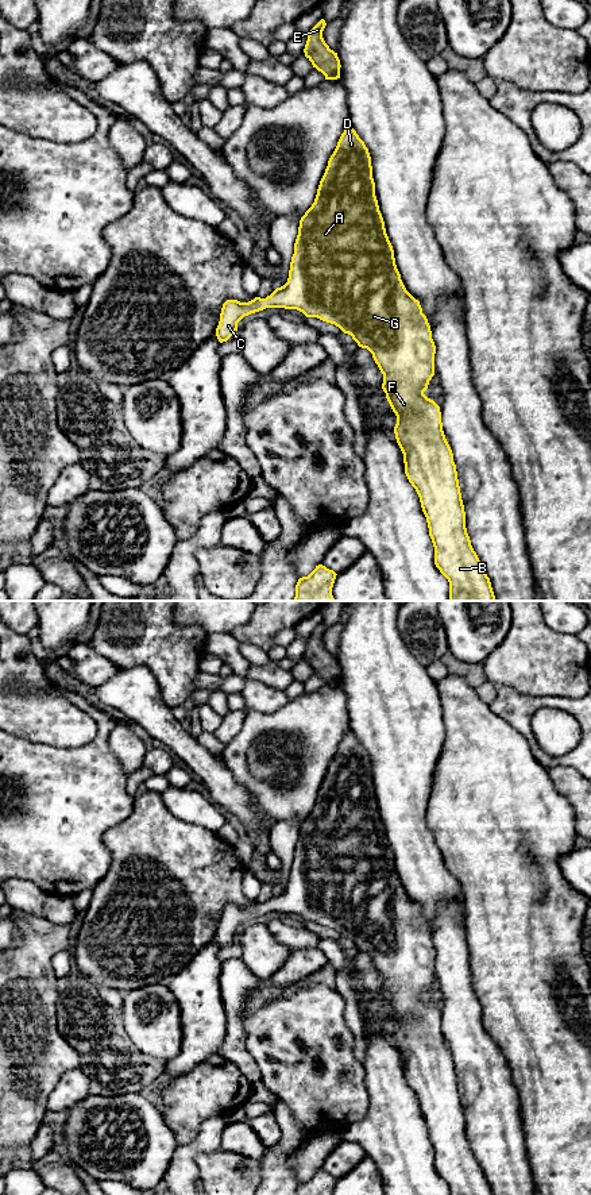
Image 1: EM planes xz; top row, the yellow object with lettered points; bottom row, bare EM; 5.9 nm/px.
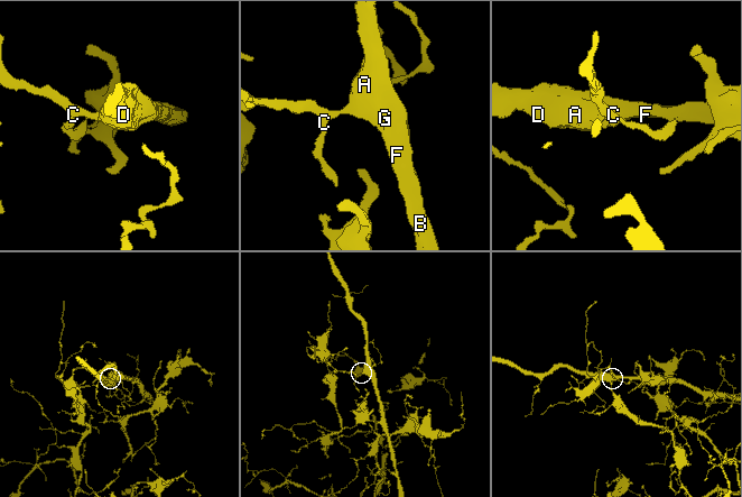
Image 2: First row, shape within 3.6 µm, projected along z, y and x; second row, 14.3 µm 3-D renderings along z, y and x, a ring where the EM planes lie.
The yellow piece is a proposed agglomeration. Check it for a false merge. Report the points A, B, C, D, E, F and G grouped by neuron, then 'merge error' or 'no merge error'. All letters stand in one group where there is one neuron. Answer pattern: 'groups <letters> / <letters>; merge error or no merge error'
groups A B C D E F G; no merge error

